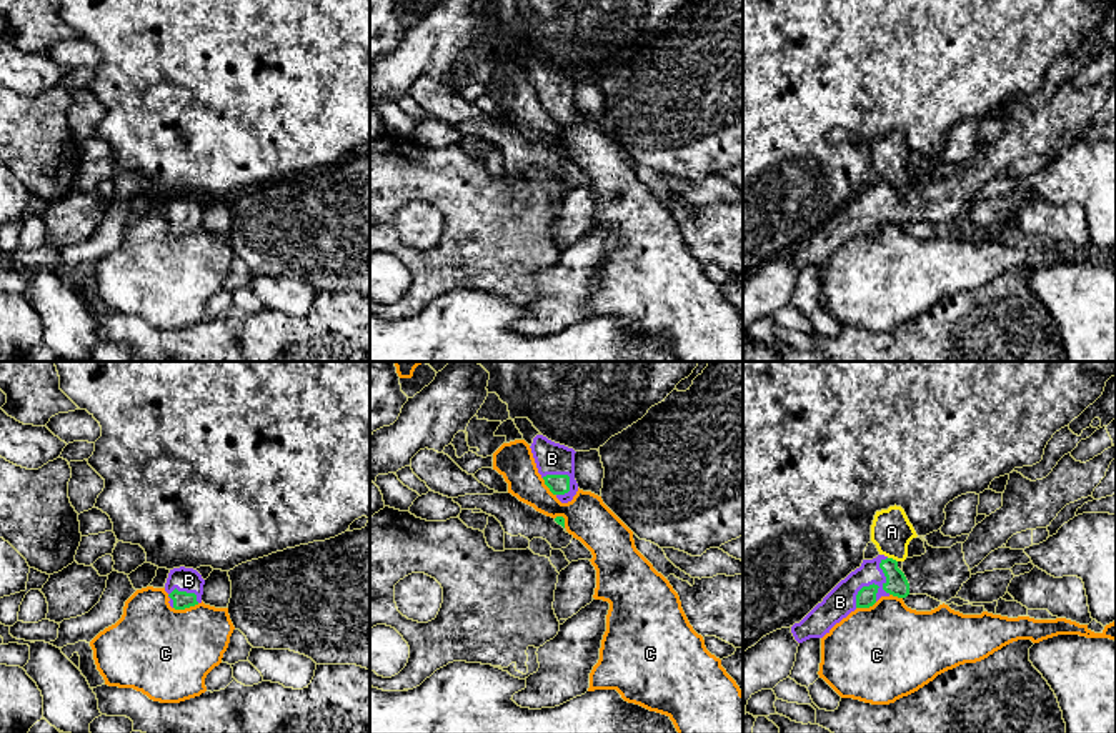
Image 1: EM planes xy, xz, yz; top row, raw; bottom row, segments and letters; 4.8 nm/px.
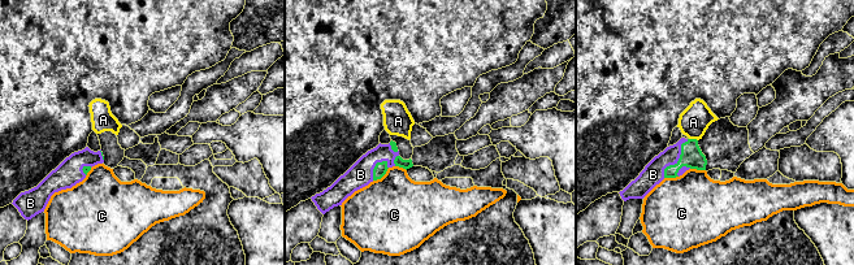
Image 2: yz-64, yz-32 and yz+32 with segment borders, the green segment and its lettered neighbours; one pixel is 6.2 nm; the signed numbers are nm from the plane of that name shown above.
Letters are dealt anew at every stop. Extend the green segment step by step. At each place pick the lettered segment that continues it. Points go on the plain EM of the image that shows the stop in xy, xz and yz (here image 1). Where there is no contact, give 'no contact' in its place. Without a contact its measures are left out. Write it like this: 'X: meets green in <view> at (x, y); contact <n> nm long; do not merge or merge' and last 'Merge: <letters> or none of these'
A: meets green in yz at (891, 185); contact 50 nm long; do not merge
B: meets green in yz at (876, 212); contact 300 nm long; merge
C: meets green in xy at (185, 234); contact 130 nm long; do not merge
Merge: B

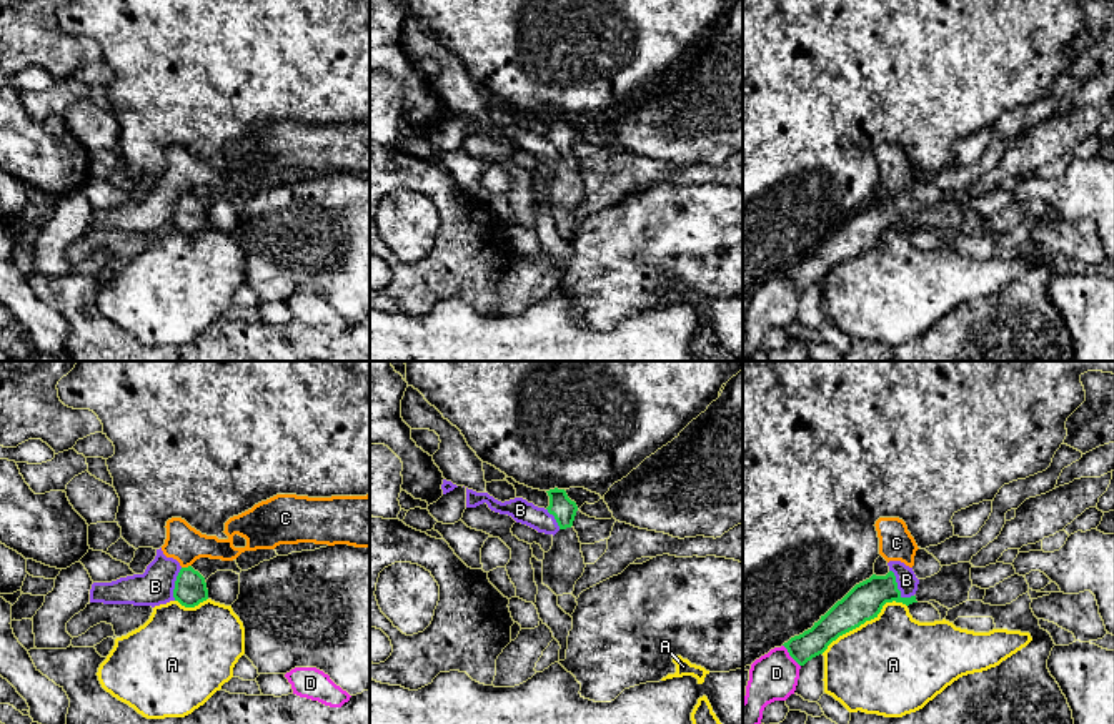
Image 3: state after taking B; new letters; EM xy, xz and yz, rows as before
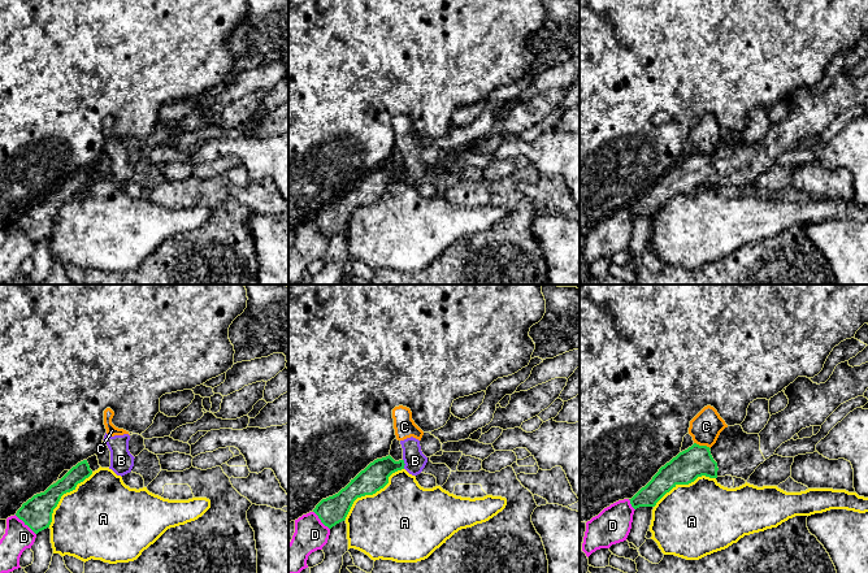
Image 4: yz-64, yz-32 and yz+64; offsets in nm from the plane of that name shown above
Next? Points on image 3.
A: meets green in yz at (865, 248); contact 480 nm long; do not merge
B: meets green in yz at (896, 215); contact 180 nm long; do not merge
C: meets green in xy at (185, 195); contact 50 nm long; do not merge
D: meets green in yz at (790, 282); contact 140 nm long; do not merge
Merge: none of these

